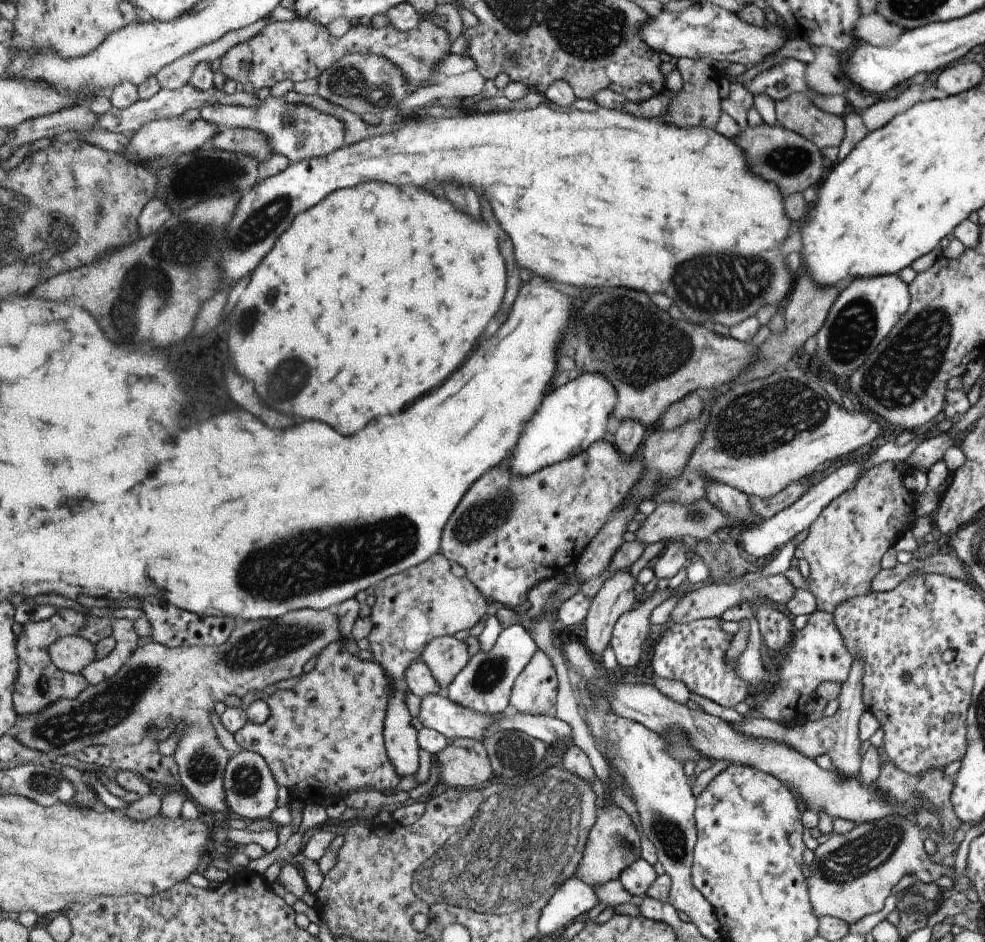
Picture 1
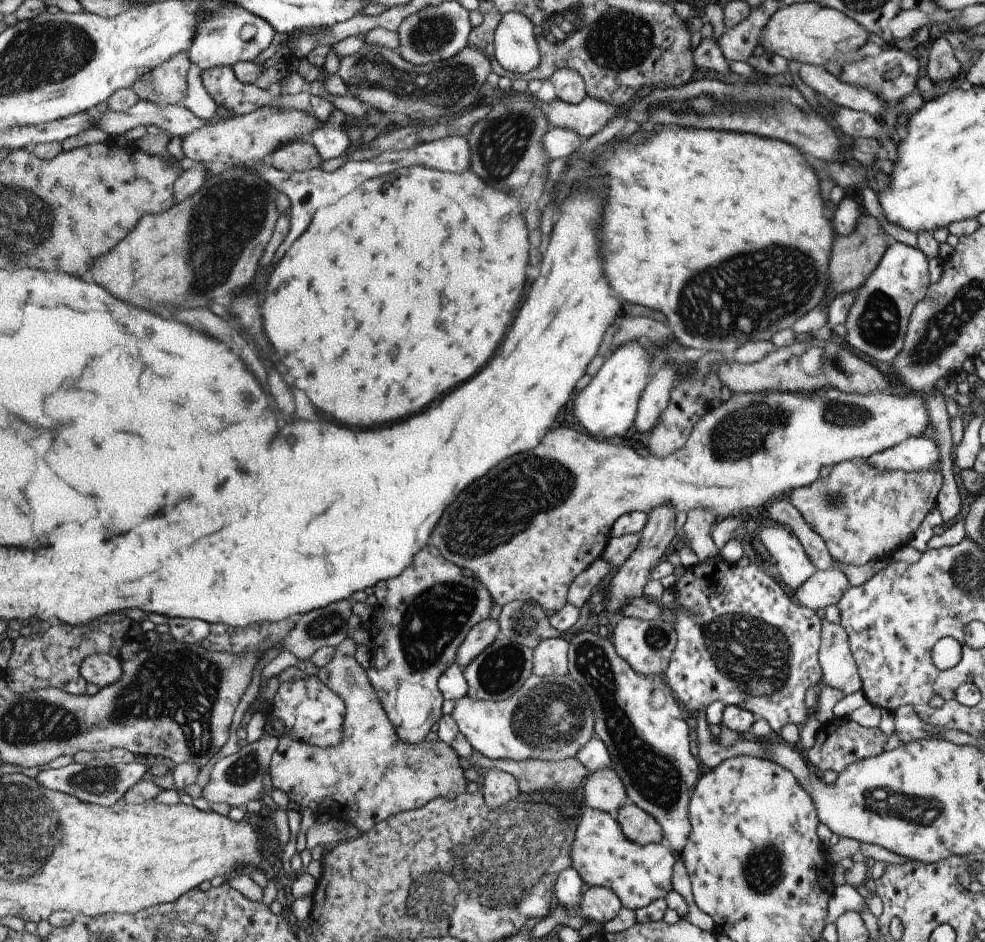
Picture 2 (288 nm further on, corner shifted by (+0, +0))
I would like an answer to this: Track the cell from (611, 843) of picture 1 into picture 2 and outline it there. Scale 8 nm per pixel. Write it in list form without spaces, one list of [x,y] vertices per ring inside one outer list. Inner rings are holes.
[[[635,804],[623,806],[617,812],[615,820],[619,822],[625,838],[629,838],[629,842],[633,842],[637,846],[659,844],[663,840],[663,832],[661,832],[661,826],[657,824],[657,820]]]

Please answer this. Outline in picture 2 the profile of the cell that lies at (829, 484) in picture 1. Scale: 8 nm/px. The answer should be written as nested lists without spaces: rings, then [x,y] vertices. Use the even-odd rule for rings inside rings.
[[[929,436],[907,438],[897,446],[873,454],[867,460],[873,468],[885,470],[903,470],[903,472],[939,472],[941,468],[941,450],[937,442]]]

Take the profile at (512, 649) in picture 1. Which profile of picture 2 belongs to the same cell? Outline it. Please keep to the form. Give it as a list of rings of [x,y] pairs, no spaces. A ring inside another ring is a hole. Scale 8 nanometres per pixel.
[[[503,632],[495,644],[491,644],[483,654],[479,654],[467,668],[465,678],[471,686],[469,698],[473,700],[509,700],[513,694],[517,694],[525,682],[535,674],[535,650],[529,646],[523,646],[511,638],[507,638]]]

